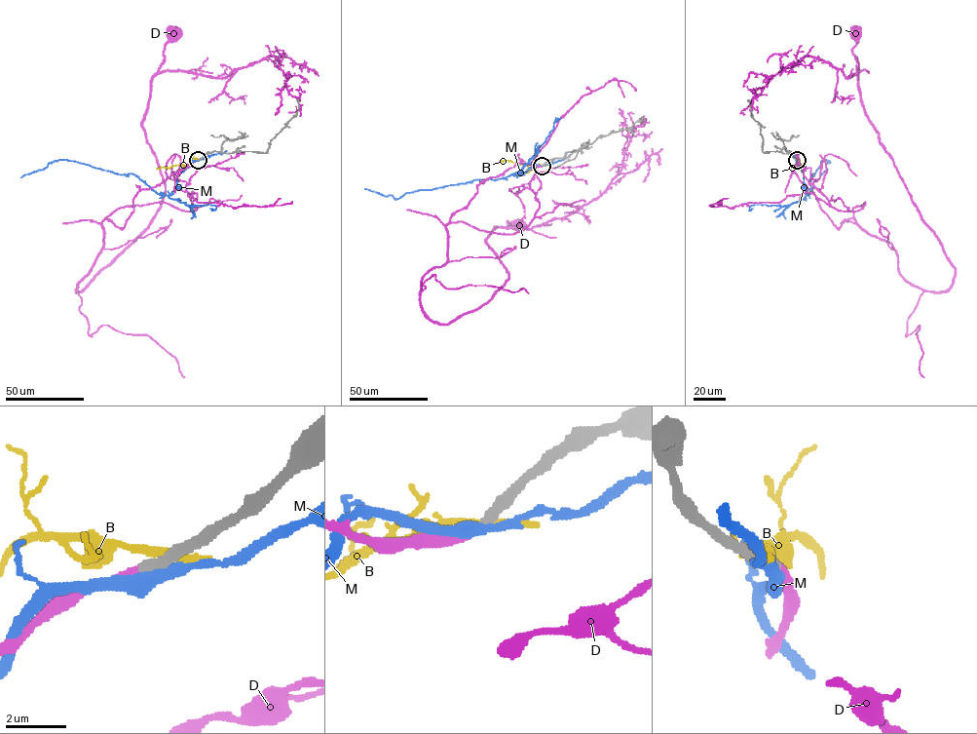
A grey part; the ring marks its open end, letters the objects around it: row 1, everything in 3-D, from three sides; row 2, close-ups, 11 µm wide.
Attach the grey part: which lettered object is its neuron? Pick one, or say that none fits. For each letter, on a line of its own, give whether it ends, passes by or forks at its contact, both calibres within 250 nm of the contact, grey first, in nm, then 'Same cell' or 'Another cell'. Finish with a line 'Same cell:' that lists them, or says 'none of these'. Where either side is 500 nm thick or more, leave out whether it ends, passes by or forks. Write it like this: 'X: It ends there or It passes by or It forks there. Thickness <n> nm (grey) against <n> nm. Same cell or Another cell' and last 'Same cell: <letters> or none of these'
B: It passes by. Thickness 420 nm (grey) against 240 nm. Another cell
D: It ends there. Thickness 320 nm (grey) against 280 nm. Same cell
M: It passes by. Thickness 380 nm (grey) against 400 nm. Another cell
Same cell: D

